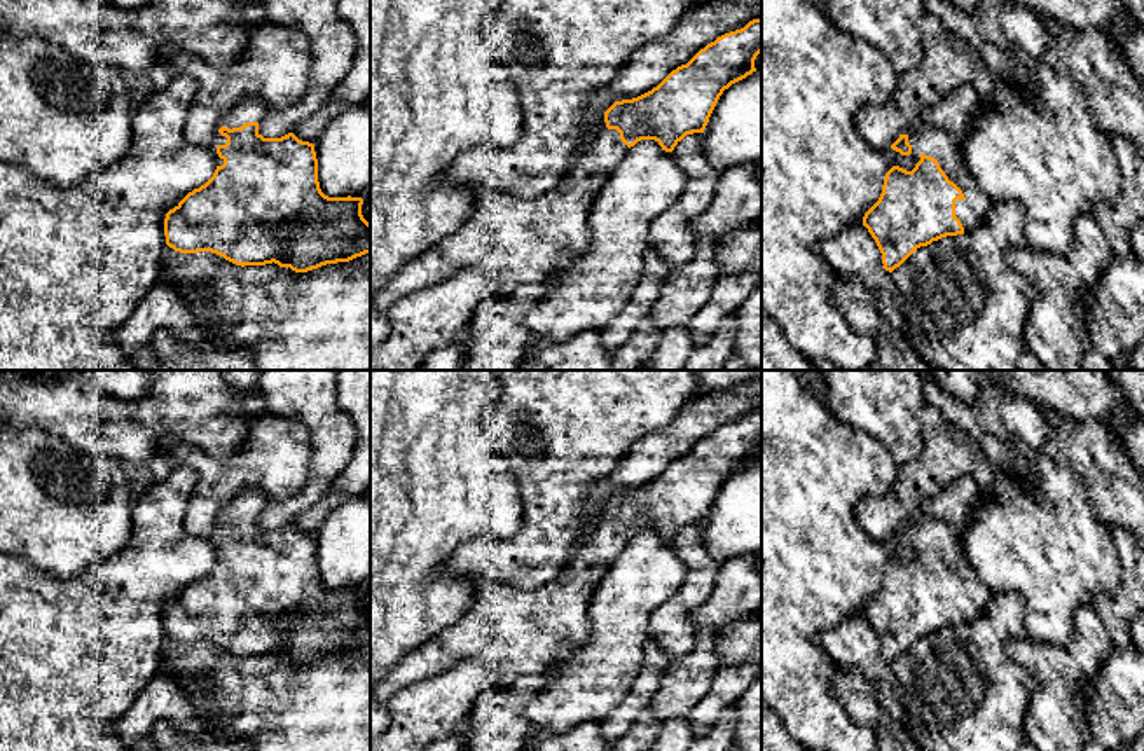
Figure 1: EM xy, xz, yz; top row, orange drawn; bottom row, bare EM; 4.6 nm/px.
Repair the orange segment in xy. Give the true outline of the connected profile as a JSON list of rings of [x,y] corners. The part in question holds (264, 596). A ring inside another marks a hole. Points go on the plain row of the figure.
[[[248,487],[222,506],[208,541],[215,547],[213,568],[189,583],[164,610],[166,636],[180,644],[211,643],[236,657],[278,655],[295,664],[307,664],[327,655],[349,653],[370,644],[370,615],[362,606],[362,589],[328,589],[318,573],[314,536],[299,531],[293,524],[281,529],[264,529],[258,512],[271,500]]]

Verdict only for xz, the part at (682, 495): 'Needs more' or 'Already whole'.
Needs more

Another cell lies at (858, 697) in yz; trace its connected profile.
[[[835,665],[830,688],[858,727],[875,732],[875,751],[922,751],[905,725],[880,706],[875,688],[859,672]]]

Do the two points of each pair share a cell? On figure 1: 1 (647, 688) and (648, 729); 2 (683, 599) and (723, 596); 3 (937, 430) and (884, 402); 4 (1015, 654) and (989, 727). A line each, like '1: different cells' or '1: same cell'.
1: different cells
2: different cells
3: different cells
4: different cells

